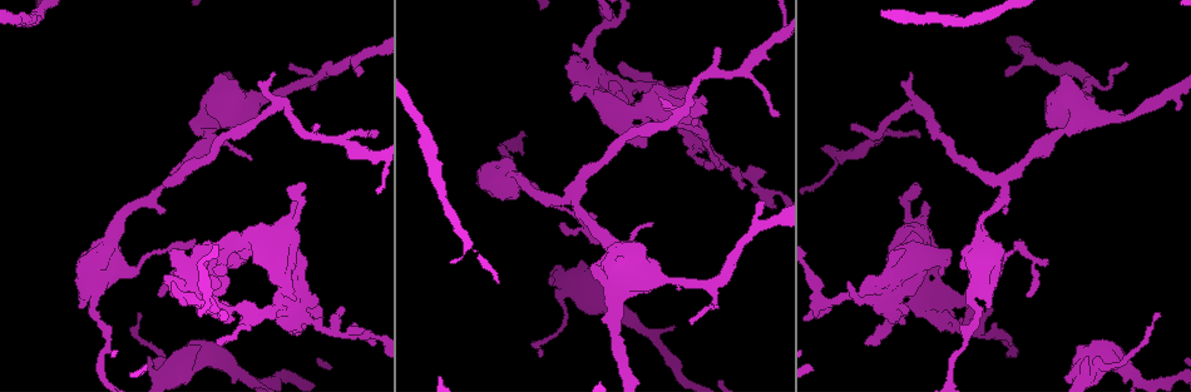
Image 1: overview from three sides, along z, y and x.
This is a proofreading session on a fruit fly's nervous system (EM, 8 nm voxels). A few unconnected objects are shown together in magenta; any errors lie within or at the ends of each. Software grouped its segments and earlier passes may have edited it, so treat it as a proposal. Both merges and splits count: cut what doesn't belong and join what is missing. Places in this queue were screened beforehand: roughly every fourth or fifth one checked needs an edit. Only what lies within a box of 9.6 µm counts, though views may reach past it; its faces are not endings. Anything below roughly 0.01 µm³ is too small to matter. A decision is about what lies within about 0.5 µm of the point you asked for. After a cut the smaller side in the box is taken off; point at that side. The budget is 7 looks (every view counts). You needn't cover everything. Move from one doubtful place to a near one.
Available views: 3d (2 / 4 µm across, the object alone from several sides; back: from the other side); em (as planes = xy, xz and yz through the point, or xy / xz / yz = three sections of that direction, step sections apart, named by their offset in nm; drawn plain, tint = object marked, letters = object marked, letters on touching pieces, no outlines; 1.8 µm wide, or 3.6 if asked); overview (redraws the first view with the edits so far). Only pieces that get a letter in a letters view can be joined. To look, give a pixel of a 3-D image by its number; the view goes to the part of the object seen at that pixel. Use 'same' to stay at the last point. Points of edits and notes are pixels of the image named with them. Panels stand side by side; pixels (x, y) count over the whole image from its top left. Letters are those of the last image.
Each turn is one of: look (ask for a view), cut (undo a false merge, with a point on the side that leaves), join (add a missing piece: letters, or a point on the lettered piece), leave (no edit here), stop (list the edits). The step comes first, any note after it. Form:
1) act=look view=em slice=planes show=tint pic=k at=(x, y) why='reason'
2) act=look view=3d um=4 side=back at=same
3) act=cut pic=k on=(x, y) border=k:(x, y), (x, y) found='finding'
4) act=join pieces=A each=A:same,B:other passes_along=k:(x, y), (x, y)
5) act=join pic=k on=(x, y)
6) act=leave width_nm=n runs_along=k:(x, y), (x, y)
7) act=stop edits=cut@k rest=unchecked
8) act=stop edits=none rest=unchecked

act=look view=3d um=4 pic=1 at=(142, 314) why='branch stops here'

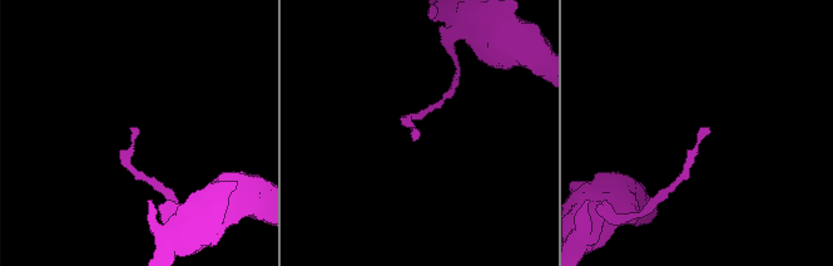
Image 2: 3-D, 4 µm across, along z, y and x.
act=look view=em slice=planes show=letters pic=2 at=(416, 137) why='shape alone is not enough'

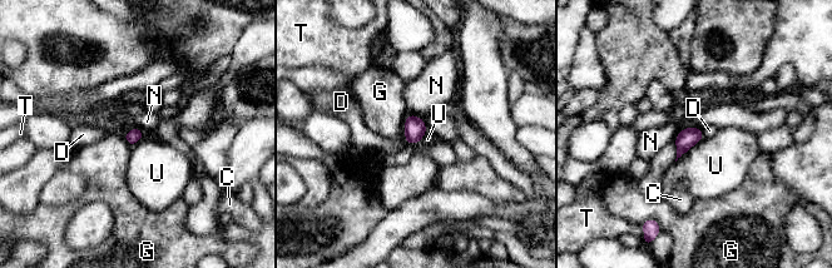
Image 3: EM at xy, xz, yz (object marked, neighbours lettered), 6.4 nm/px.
act=leave longest_contact=U:240nm each=C:other,D:other,G:other,N:other,T:other,U:other found='no lettered piece goes on from it'

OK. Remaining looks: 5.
act=look view=em slice=xz step=8 show=letters pic=1 at=(978, 310) why='sudden change in width'

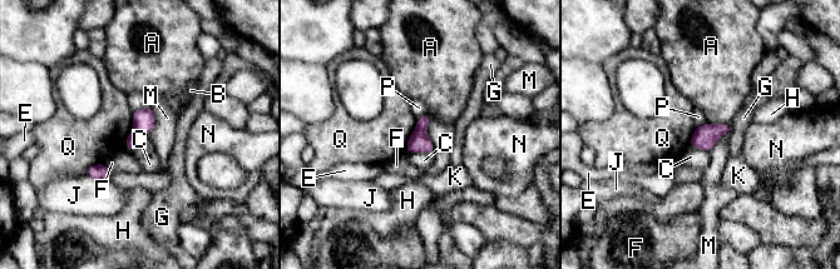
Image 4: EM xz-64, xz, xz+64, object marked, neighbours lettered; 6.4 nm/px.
act=cut pic=4 on=(419, 140) width_nm=130 each=A:other,B:other,C:other,E:other,F:other,G:other,H:other,J:other,K:other,M:other,N:other,P:other,Q:other found='two neurons meet here'

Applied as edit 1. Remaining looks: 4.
act=stop edits=cut@4 rest=unchecked

